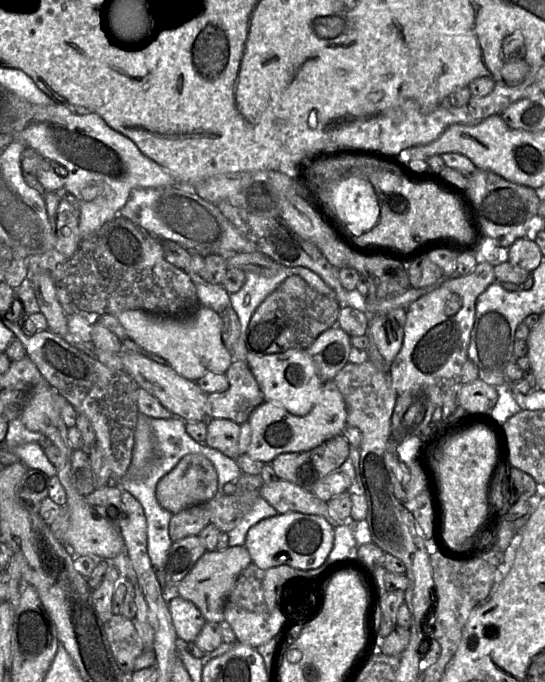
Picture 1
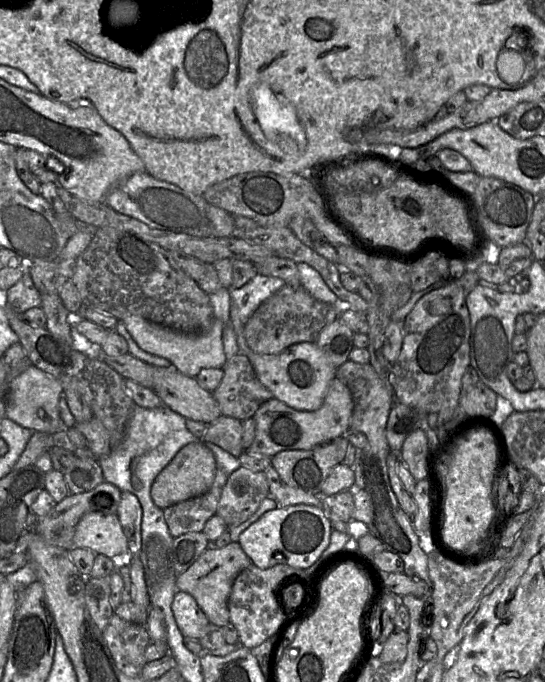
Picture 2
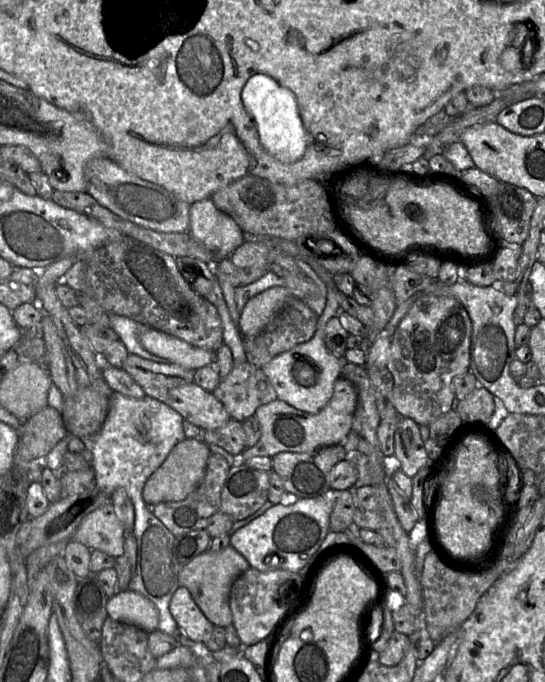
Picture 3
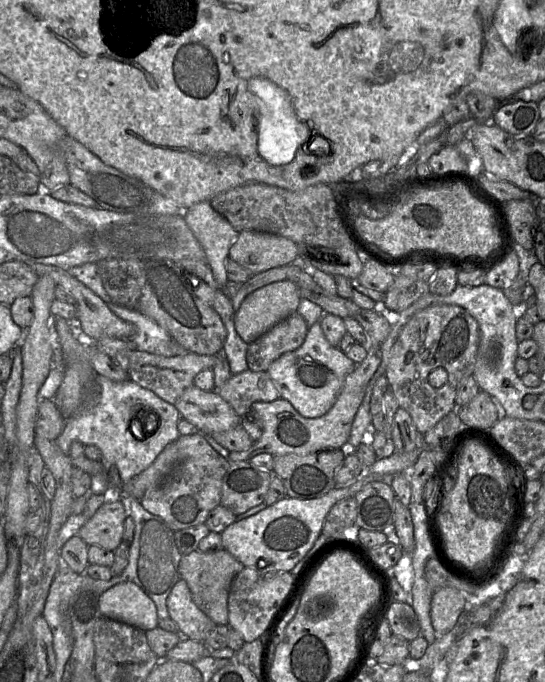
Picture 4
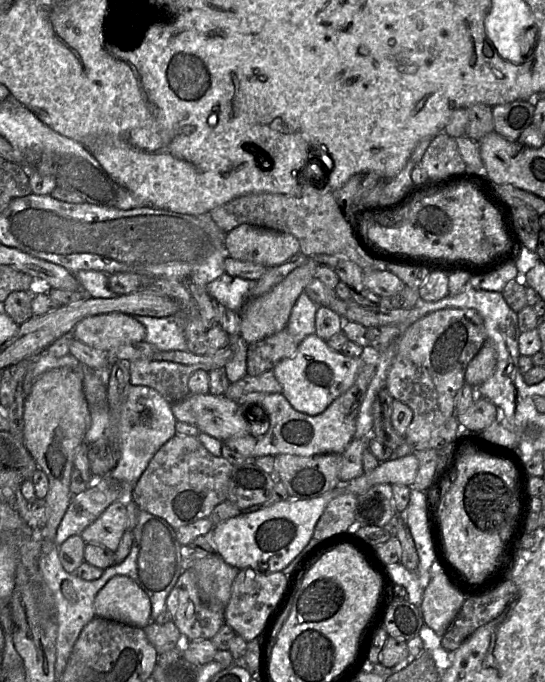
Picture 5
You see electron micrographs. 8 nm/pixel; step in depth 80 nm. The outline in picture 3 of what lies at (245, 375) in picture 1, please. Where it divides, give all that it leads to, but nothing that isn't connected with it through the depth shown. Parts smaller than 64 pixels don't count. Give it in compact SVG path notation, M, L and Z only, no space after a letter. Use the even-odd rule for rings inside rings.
M245 361L234 364L213 391L231 419L243 422L261 405L277 398L276 391L261 368Z

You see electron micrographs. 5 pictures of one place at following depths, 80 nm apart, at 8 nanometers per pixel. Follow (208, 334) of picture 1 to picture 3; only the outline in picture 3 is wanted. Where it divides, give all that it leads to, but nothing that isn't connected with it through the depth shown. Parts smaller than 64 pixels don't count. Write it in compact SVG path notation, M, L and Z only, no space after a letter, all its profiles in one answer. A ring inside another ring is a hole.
M141 325L139 339L143 348L148 352L185 369L196 371L214 364L216 359L214 351L192 346L179 338L146 325Z

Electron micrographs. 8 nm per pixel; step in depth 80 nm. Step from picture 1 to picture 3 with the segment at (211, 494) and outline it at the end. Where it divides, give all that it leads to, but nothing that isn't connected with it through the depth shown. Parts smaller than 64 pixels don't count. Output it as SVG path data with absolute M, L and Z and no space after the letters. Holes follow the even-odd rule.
M201 438L185 439L174 446L162 465L146 481L142 495L149 505L185 499L203 481L211 451Z

